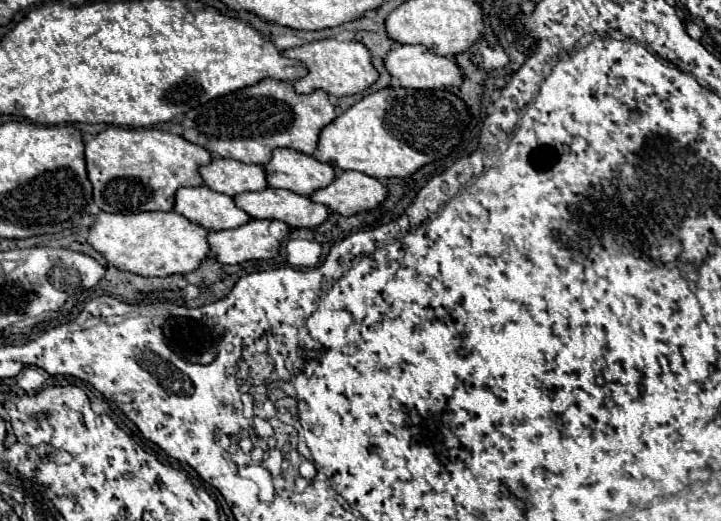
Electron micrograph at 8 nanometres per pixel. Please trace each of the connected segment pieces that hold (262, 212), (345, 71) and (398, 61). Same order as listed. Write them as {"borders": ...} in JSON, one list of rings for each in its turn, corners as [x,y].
{"borders":[[[[267,187],[257,193],[241,193],[235,197],[235,203],[253,219],[279,219],[293,229],[317,227],[329,217],[329,209],[325,205],[289,189]]],[[[321,39],[321,41],[307,42],[301,47],[287,49],[283,51],[283,55],[291,59],[299,59],[309,69],[305,77],[293,83],[297,93],[315,93],[317,89],[323,89],[333,97],[355,95],[355,93],[363,93],[379,79],[379,73],[371,63],[371,51],[363,43],[357,43],[357,41]]],[[[395,45],[385,57],[387,71],[411,89],[459,87],[463,71],[453,57],[429,51],[425,45]]]]}

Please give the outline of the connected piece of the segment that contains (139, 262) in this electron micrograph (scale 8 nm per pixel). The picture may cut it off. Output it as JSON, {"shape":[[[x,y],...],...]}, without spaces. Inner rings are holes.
{"shape":[[[175,211],[131,215],[99,213],[89,231],[89,243],[95,251],[105,255],[111,265],[123,271],[131,271],[143,277],[167,277],[175,273],[191,273],[205,261],[209,255],[207,235],[209,229],[189,221]]]}

